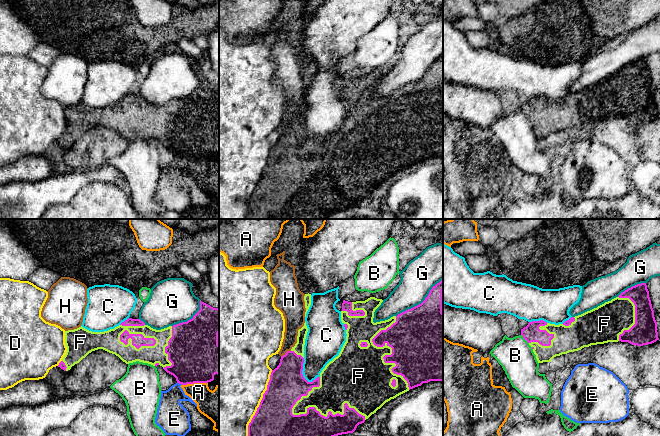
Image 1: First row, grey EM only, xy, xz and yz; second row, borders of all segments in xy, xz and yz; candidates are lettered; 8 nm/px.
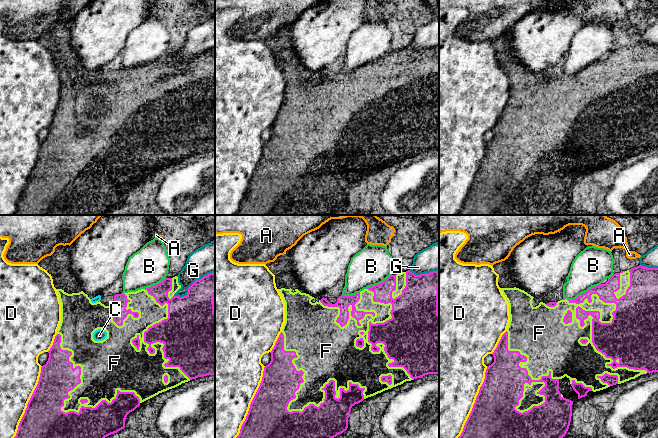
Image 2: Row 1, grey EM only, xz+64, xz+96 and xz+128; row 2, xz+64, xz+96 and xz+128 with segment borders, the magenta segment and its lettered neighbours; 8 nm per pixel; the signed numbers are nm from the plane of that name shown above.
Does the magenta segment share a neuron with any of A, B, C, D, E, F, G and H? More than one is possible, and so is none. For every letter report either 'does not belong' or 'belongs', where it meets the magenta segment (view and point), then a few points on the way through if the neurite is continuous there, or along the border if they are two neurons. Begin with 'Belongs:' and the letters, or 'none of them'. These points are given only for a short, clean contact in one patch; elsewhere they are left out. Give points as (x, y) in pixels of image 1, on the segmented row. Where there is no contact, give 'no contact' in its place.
Belongs: F
A: does not belong; meets magenta in xy at (194, 382)
B: does not belong; meets magenta in yz at (524, 338); border along yz (521, 334), (528, 343)
C: does not belong; meets magenta in xz at (301, 371)
D: does not belong; meets magenta in xz at (260, 403)
E: does not belong; meets magenta in xy at (180, 383)
F: belongs; meets magenta in xz at (329, 411)
G: does not belong; meets magenta in xz at (422, 302)
H: does not belong; meets magenta in xz at (286, 353)

